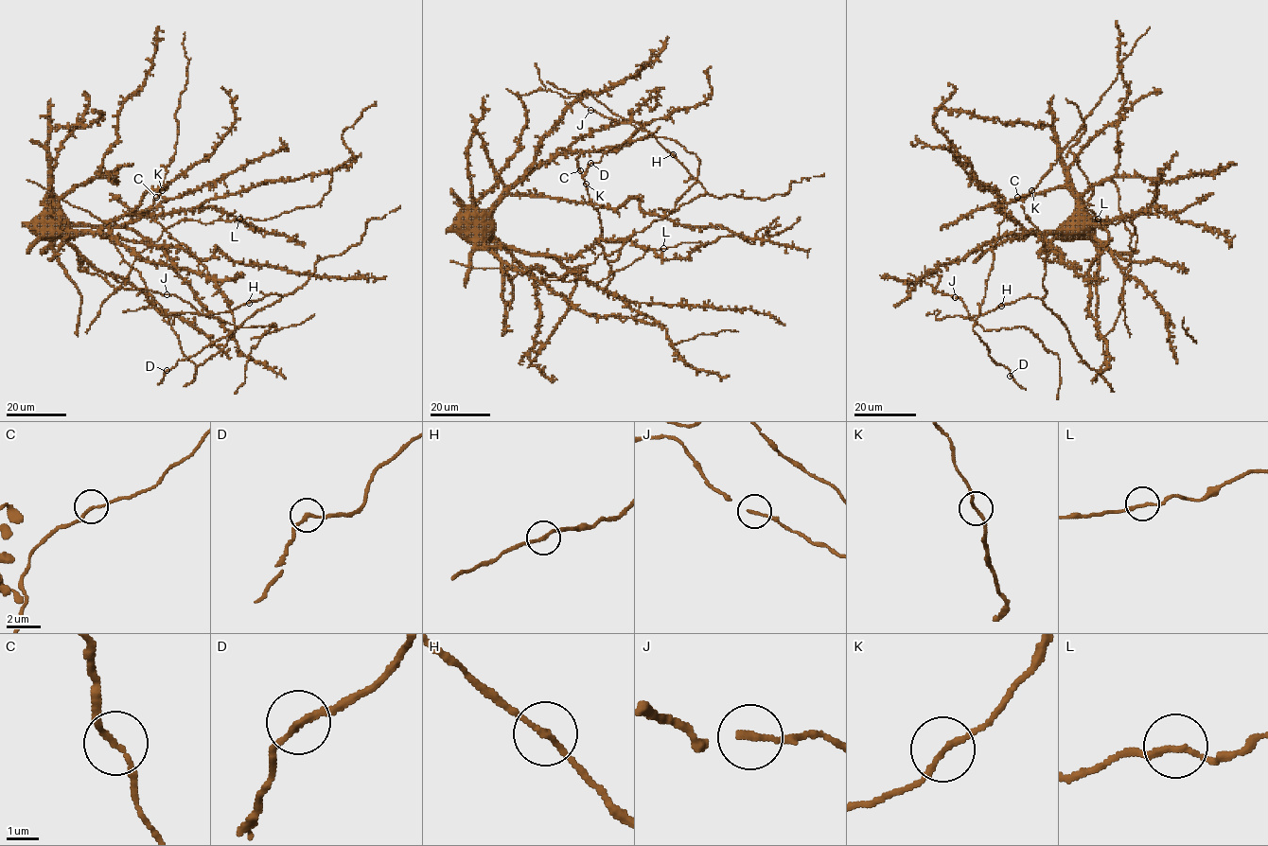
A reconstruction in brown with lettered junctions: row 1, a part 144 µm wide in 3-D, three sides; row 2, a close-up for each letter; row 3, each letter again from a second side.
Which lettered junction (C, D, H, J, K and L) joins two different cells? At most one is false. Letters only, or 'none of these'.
none of these

